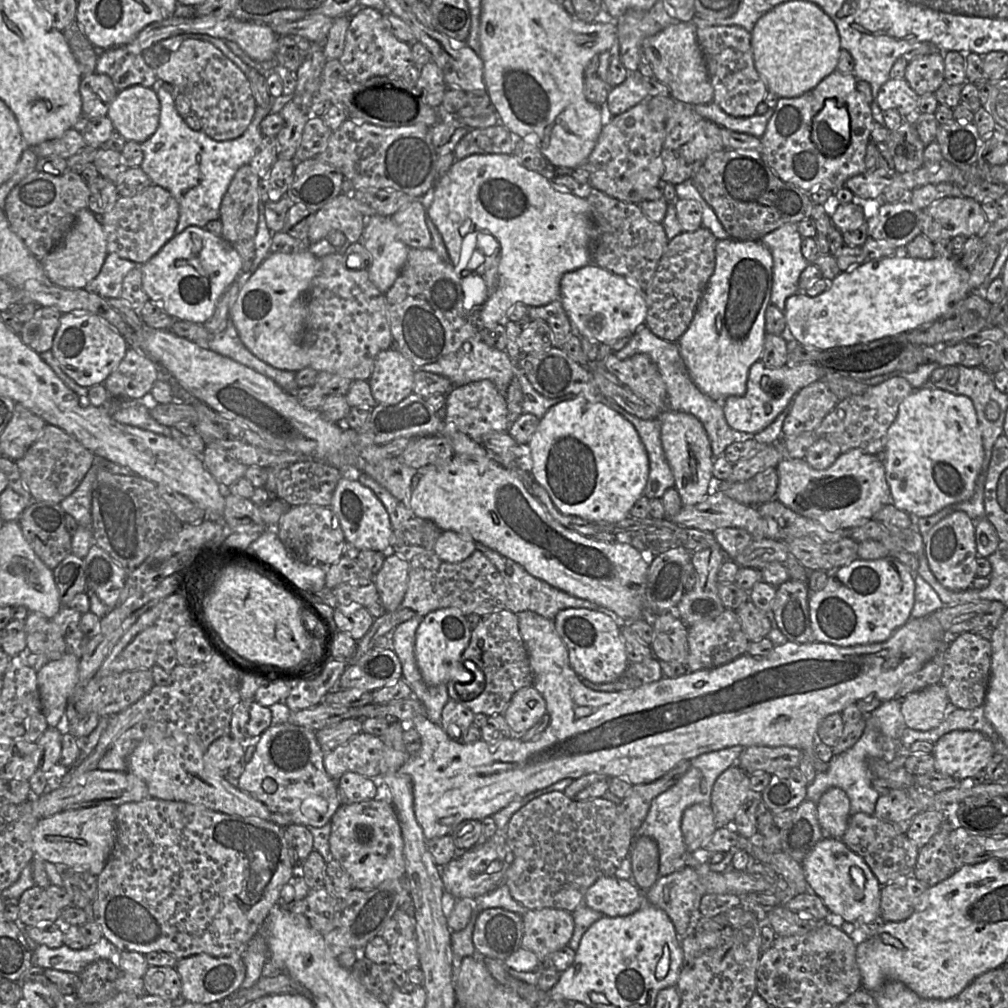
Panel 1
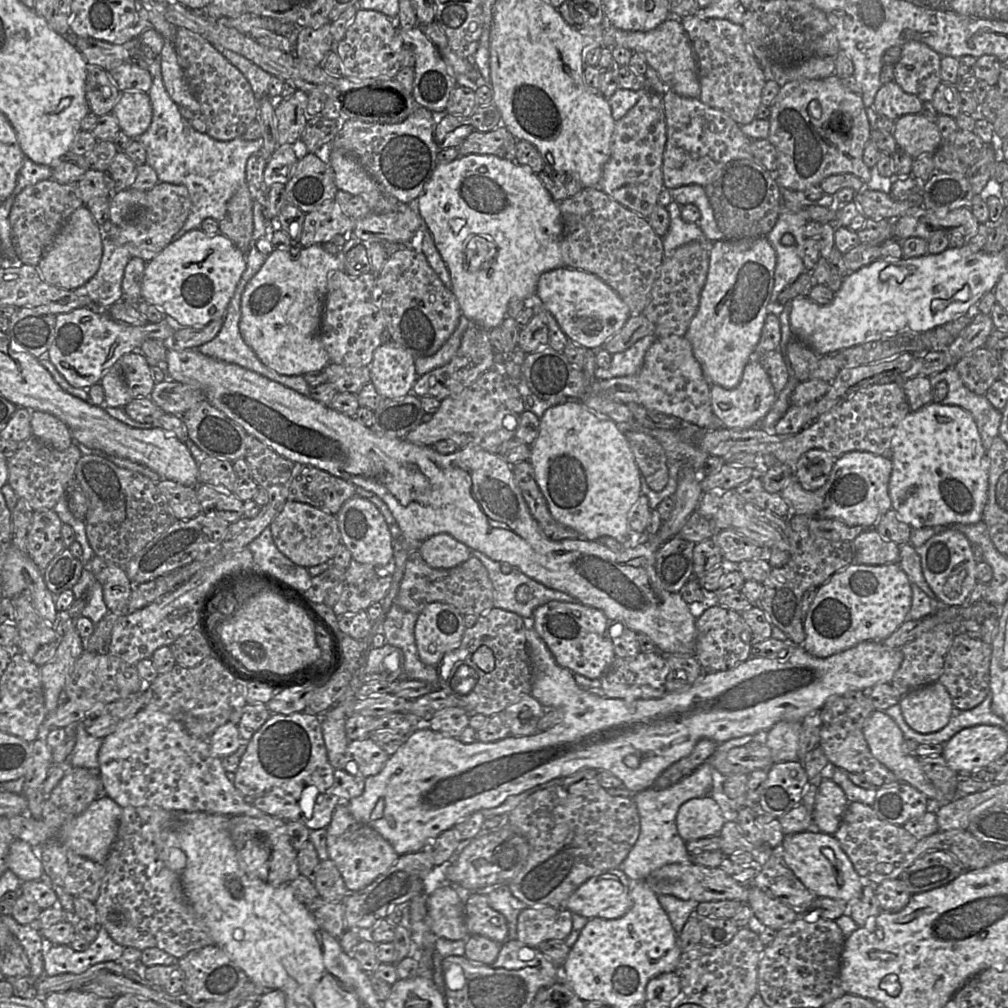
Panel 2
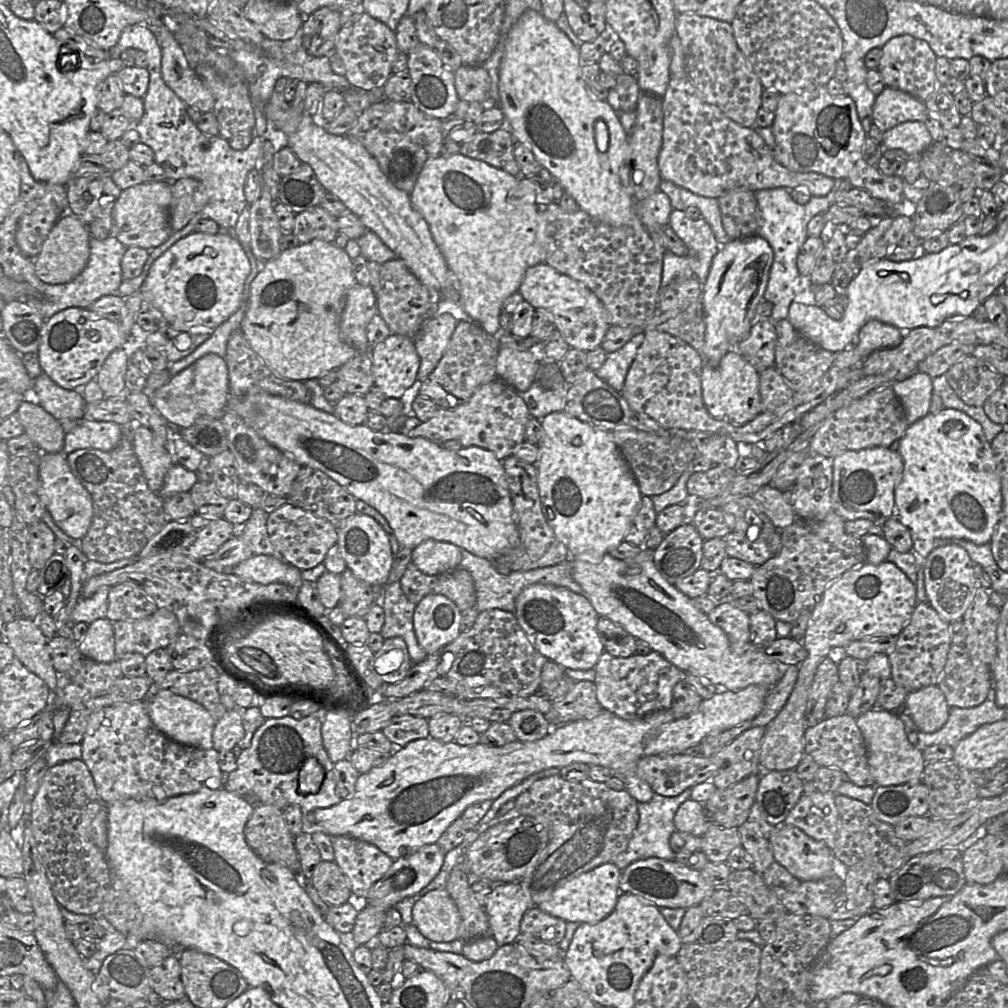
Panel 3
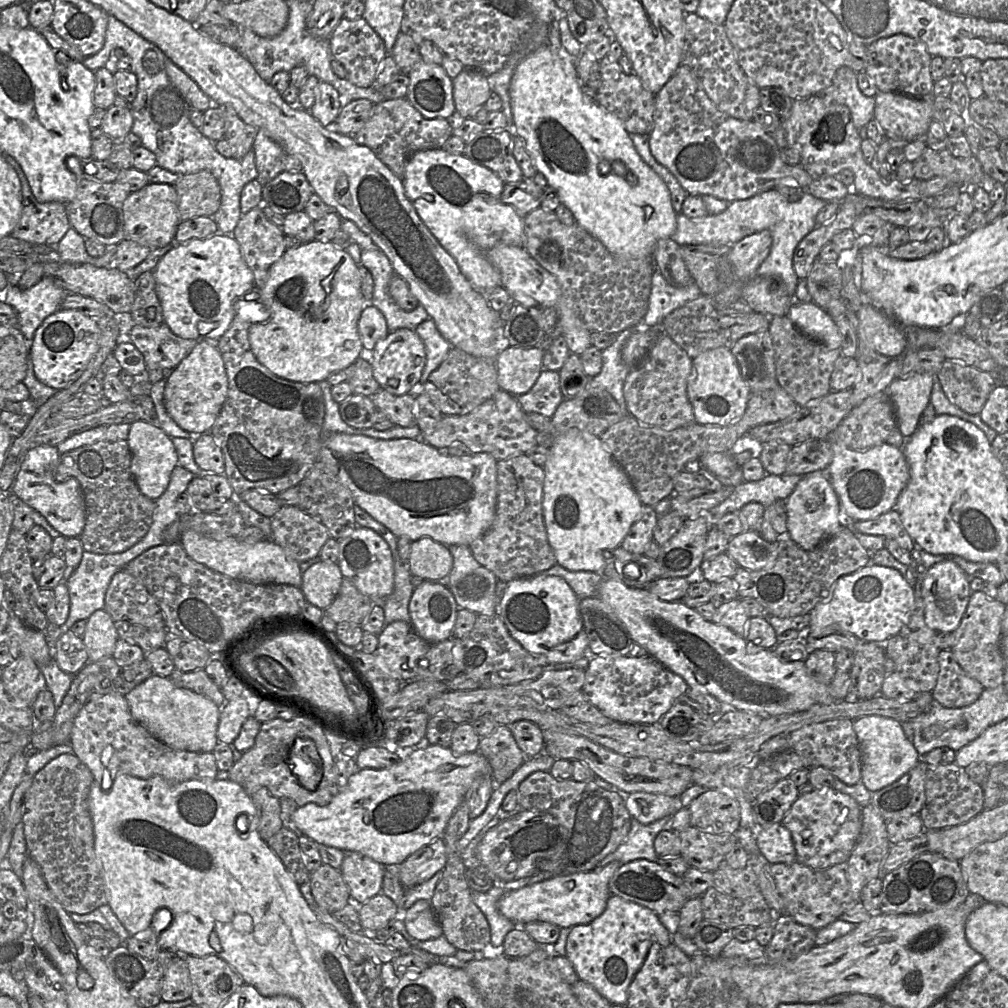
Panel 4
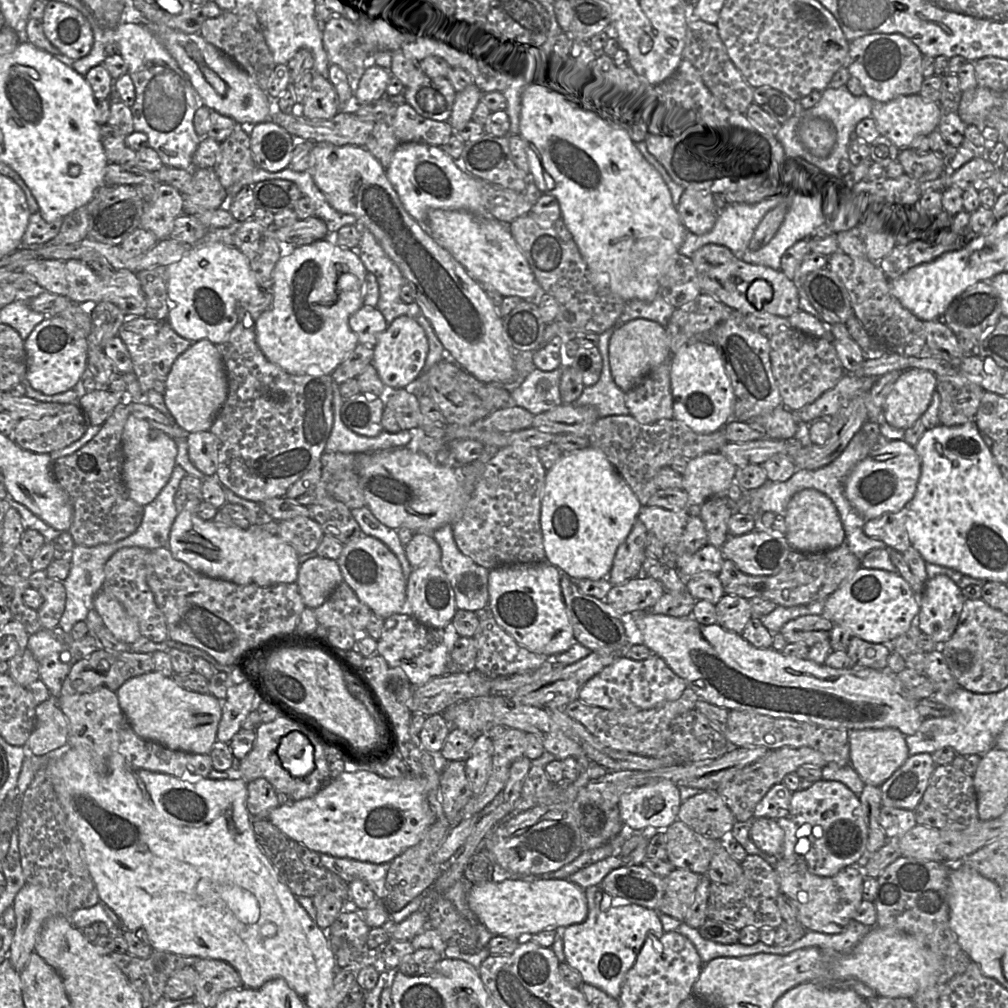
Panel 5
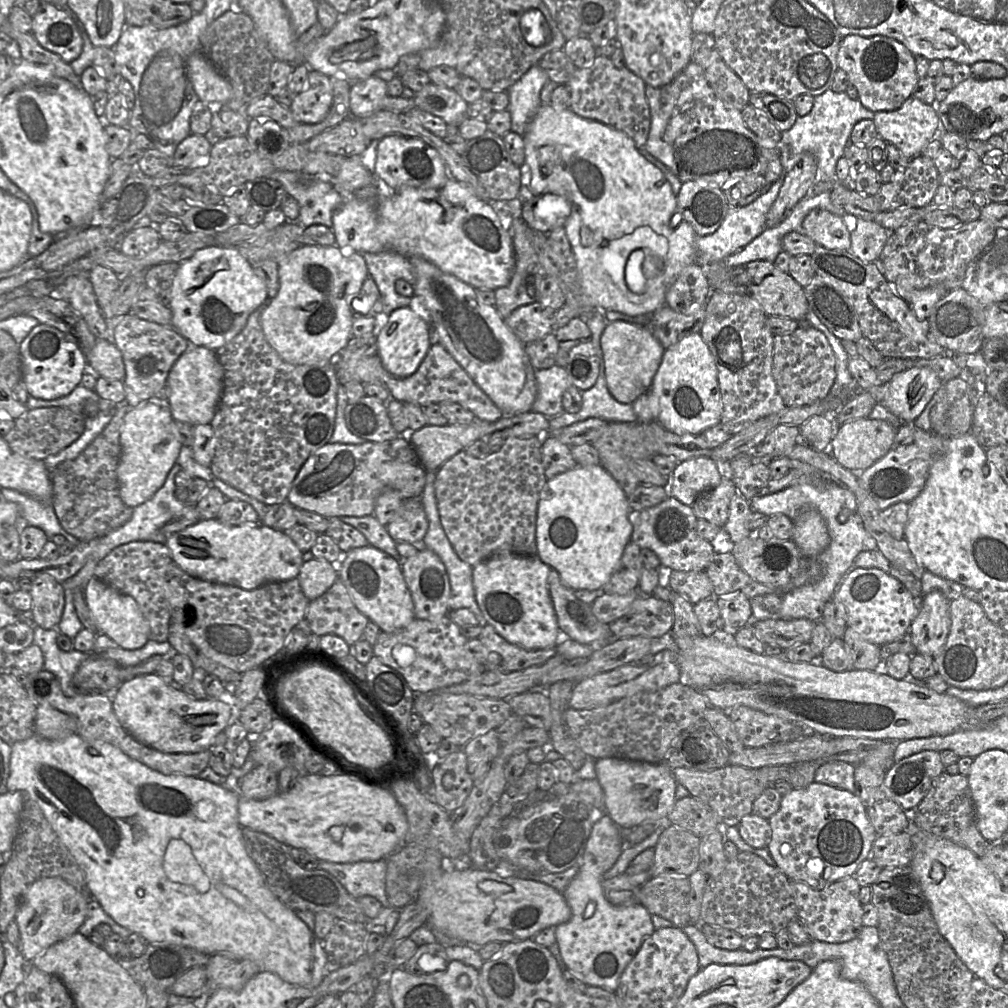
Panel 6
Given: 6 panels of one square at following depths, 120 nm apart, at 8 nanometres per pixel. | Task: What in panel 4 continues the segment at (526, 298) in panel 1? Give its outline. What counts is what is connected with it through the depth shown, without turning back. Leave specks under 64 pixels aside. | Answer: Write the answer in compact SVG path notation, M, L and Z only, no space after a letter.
M444 149L418 151L405 166L402 179L406 197L419 218L440 245L455 259L461 273L479 291L487 293L501 286L501 275L486 257L486 252L498 245L524 248L524 217L513 207L501 202L505 183L491 170L473 163L463 154L455 155Z

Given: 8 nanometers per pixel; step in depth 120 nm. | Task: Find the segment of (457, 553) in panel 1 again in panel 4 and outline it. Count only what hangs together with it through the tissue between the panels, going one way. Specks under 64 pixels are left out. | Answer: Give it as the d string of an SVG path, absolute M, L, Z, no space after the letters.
M424 537L412 542L407 564L415 579L445 581L452 570L453 557L448 546Z

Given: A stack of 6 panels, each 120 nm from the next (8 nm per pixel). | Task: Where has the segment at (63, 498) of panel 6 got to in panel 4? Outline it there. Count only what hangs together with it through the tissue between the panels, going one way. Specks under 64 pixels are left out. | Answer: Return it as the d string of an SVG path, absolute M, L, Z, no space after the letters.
M109 425L98 442L60 455L55 470L56 480L75 478L83 492L86 521L79 539L84 551L95 554L124 552L137 544L152 524L154 500L141 493L131 472L130 425Z

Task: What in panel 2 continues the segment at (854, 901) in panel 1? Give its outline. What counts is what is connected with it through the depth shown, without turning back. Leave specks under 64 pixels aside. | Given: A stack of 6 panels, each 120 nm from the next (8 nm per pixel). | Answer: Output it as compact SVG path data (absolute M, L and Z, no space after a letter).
M814 826L808 831L787 834L777 853L784 864L817 897L828 897L848 903L861 895L865 881L857 874L834 835L817 831Z

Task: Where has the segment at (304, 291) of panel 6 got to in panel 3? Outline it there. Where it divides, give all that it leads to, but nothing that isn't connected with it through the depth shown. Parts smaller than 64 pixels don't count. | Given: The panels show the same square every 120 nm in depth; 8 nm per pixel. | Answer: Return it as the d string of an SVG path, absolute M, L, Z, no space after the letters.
M313 239L282 250L262 265L252 281L241 330L265 365L279 376L298 381L318 379L358 354L340 334L346 295L355 284L352 260L333 242Z

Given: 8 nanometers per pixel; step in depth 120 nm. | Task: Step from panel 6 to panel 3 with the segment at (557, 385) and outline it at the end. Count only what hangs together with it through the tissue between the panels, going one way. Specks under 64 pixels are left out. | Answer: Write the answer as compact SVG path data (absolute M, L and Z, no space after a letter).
M534 381L528 390L519 395L526 403L530 416L542 419L549 413L563 411L570 386L563 384L556 389L545 389L538 381Z

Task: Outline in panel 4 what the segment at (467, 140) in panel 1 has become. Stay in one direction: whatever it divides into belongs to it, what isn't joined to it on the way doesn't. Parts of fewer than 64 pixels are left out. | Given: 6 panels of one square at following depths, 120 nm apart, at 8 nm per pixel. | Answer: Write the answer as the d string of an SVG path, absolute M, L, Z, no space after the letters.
M482 131L466 143L463 155L475 164L494 172L505 184L524 179L513 156L512 137L514 131Z

